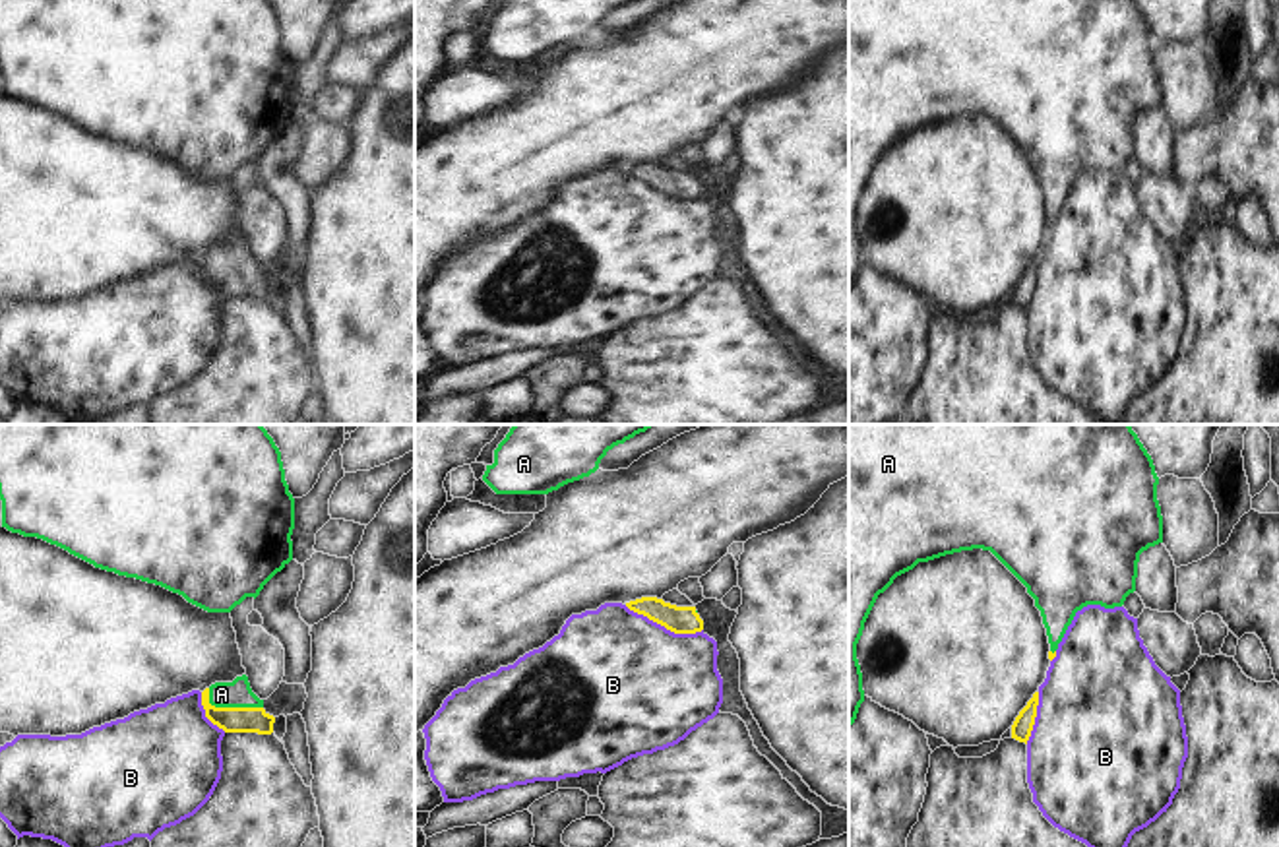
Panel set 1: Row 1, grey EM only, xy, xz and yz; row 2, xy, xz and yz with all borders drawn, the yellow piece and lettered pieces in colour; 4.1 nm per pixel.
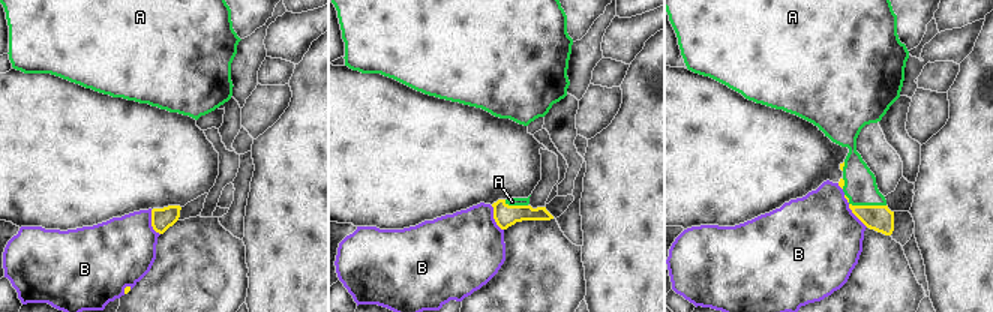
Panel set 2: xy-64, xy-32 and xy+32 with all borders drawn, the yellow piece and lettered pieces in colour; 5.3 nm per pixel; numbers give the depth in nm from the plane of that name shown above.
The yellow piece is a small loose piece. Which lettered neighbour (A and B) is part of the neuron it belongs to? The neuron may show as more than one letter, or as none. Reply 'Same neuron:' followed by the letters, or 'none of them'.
Same neuron: A

